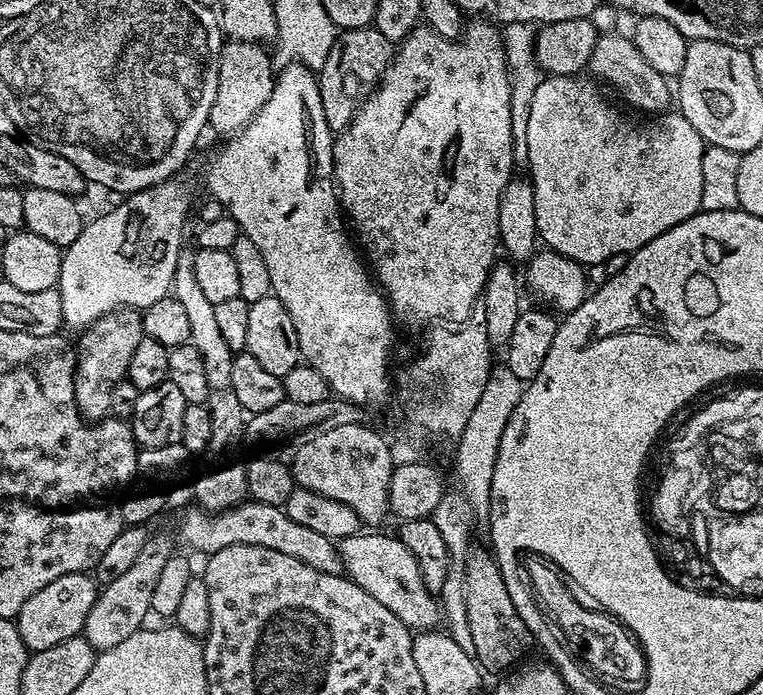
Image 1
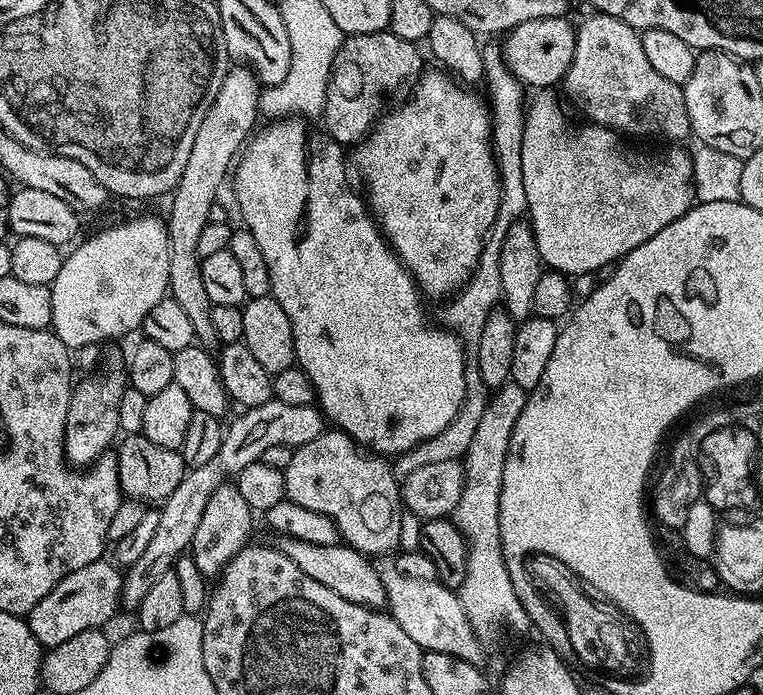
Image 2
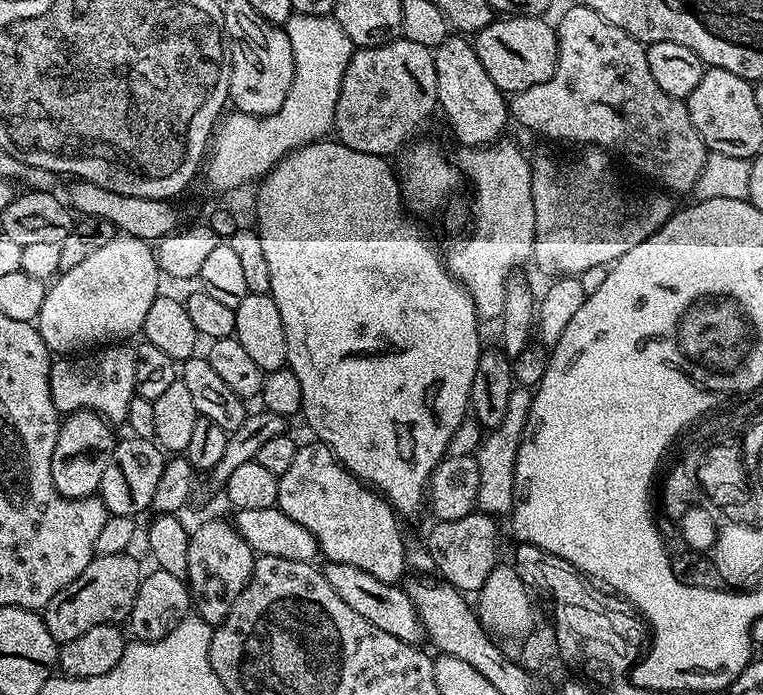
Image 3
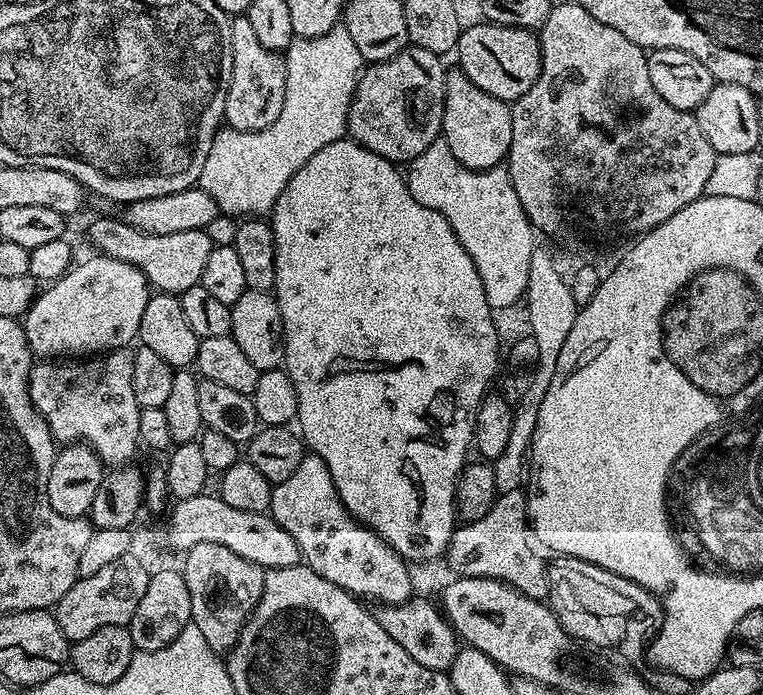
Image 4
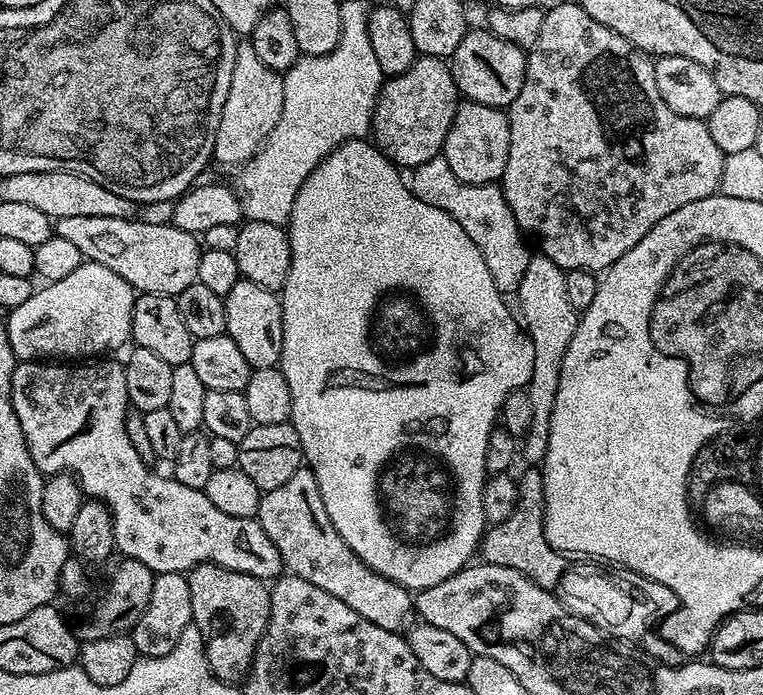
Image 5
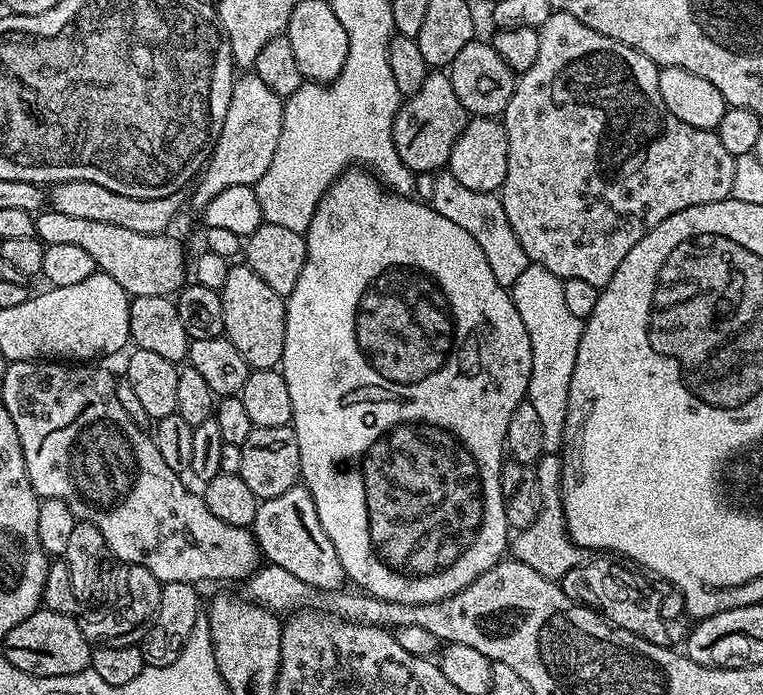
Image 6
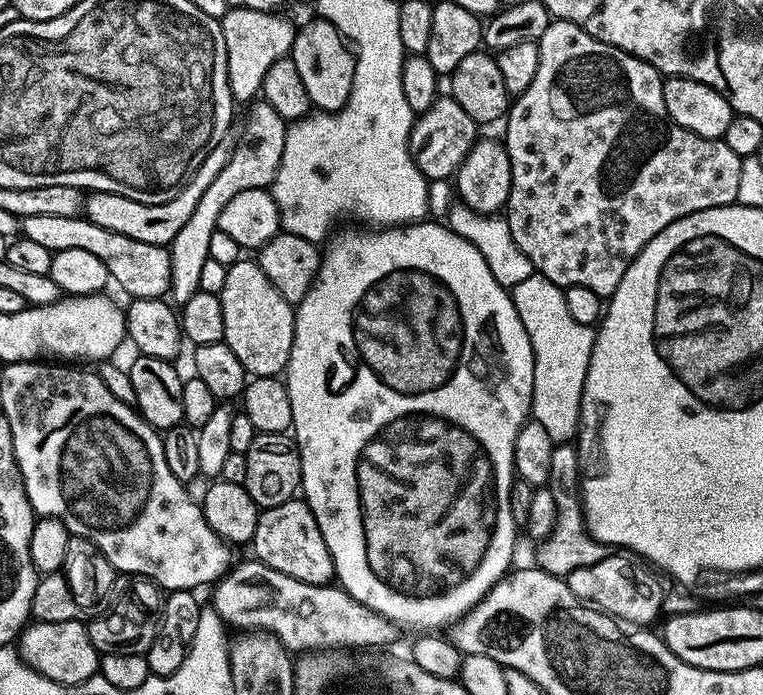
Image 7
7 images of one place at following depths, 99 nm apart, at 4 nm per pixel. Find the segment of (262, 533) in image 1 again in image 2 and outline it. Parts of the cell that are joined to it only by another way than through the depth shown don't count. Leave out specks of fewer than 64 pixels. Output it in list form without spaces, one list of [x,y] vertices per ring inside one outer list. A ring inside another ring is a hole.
[[[281,536],[275,541],[274,547],[282,554],[286,554],[286,558],[290,558],[294,566],[302,570],[302,574],[314,578],[314,582],[322,582],[322,586],[334,590],[334,594],[346,598],[346,602],[354,602],[358,606],[377,610],[387,605],[386,586],[382,586],[377,565],[348,544],[337,542],[330,546],[317,546],[314,542],[302,542],[298,538]]]

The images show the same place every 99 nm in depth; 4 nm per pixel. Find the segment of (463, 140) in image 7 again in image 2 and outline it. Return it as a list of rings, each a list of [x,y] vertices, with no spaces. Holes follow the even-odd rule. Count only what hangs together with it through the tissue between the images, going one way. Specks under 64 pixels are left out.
[[[390,30],[345,36],[330,70],[322,113],[323,131],[342,146],[359,144],[384,115],[389,107],[388,99],[407,80],[415,81],[421,75],[425,65],[416,48],[419,47],[413,41],[398,38]]]

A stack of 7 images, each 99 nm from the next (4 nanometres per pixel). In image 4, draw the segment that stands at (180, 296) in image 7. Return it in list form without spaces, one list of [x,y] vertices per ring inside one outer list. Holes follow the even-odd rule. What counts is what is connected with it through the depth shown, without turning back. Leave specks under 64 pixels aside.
[[[233,15],[230,23],[232,69],[224,103],[224,120],[227,127],[239,132],[257,132],[270,126],[270,122],[282,114],[282,102],[286,98],[286,59],[281,53],[266,50],[266,46],[258,42],[247,15]]]

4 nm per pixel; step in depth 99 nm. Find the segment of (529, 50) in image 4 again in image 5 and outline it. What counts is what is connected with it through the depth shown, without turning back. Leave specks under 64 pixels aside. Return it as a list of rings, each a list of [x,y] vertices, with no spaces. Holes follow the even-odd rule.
[[[470,30],[462,42],[458,42],[458,50],[454,50],[450,57],[456,90],[464,100],[503,109],[507,109],[514,98],[518,98],[518,90],[522,90],[522,82],[526,78],[527,65],[525,49],[514,46],[514,42],[506,42],[506,38],[498,38],[487,30]]]

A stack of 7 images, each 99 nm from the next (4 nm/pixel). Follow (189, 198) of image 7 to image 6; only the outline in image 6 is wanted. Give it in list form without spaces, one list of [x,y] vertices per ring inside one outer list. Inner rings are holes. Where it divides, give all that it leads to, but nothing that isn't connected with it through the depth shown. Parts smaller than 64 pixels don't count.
[[[67,180],[61,184],[51,185],[46,196],[51,211],[58,214],[70,214],[73,218],[90,218],[90,222],[110,222],[110,226],[122,226],[122,230],[135,230],[138,234],[164,234],[169,231],[172,219],[180,212],[180,207],[186,204],[184,192],[175,192],[166,198],[130,198],[118,194],[114,190],[106,190],[106,186],[98,186],[98,182],[85,180]]]

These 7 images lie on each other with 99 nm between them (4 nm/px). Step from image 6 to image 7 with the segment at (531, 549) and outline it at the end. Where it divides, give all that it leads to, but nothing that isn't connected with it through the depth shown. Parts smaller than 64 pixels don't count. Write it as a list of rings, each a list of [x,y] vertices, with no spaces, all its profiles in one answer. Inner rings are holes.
[[[564,442],[557,446],[554,450],[554,462],[552,463],[553,472],[548,479],[556,503],[556,526],[551,535],[547,536],[545,540],[539,541],[537,548],[540,549],[537,550],[536,560],[534,560],[535,567],[552,576],[566,578],[574,570],[579,570],[581,566],[594,566],[594,562],[602,562],[602,558],[606,558],[610,554],[609,545],[596,539],[593,532],[588,529],[585,506],[578,495],[577,485],[575,488],[574,485],[560,480],[560,472],[564,476],[572,476],[575,472],[577,475],[581,468],[581,457],[571,443]]]

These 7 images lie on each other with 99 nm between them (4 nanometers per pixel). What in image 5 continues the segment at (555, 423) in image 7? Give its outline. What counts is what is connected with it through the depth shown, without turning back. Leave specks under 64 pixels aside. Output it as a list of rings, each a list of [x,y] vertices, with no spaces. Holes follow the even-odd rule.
[[[539,254],[533,255],[526,266],[526,274],[522,274],[520,291],[520,312],[523,327],[534,342],[534,374],[526,389],[530,402],[534,402],[534,422],[530,430],[522,437],[522,456],[532,462],[535,458],[543,458],[548,445],[550,430],[550,414],[554,406],[554,398],[558,394],[558,378],[562,374],[562,358],[566,358],[566,346],[570,346],[570,338],[574,338],[578,313],[566,299],[566,278],[564,269],[559,268],[550,258]]]

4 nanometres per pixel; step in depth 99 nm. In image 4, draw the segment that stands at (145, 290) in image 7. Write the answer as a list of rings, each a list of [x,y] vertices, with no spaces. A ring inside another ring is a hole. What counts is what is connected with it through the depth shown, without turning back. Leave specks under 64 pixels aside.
[[[108,216],[89,226],[88,240],[96,247],[93,249],[99,255],[125,260],[127,264],[136,267],[156,292],[173,294],[190,290],[190,286],[200,283],[202,270],[214,247],[212,239],[203,228],[182,230],[182,234],[146,234],[142,230],[134,230],[134,226],[122,218],[111,220]]]

